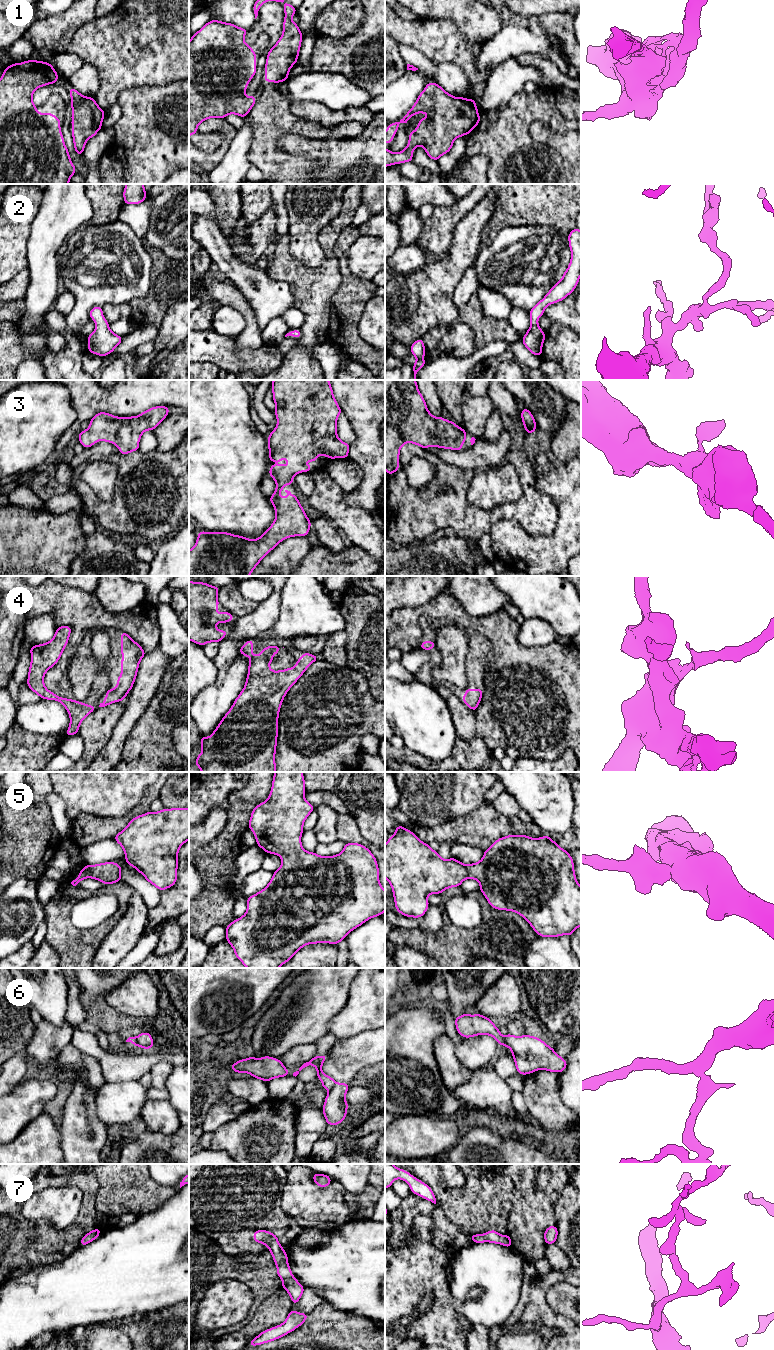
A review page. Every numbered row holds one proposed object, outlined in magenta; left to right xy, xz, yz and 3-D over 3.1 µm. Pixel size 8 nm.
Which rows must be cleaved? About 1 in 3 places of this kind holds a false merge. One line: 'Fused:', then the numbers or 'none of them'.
Fused: 6

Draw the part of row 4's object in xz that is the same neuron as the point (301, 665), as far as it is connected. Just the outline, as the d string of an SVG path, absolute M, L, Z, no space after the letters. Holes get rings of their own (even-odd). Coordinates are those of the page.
M275 644L272 647L266 646L259 655L249 659L245 687L211 736L201 736L200 745L202 746L202 753L200 755L197 754L194 764L201 769L201 772L276 772L275 753L281 704L289 689L298 681L306 669L319 659L319 656L303 653L293 668L272 671L269 664L274 660L273 655L279 653L281 649Z

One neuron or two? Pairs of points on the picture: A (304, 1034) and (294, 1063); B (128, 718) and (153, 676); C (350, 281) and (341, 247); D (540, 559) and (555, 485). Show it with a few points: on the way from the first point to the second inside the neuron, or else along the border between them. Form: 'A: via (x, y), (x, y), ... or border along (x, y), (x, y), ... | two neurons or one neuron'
A: border along (314, 1043), (295, 1045), (280, 1058) | two neurons
B: via (134, 708), (145, 686) | one neuron
C: via (346, 273), (342, 255) | one neuron
D: via (558, 541), (566, 533), (566, 503) | one neuron

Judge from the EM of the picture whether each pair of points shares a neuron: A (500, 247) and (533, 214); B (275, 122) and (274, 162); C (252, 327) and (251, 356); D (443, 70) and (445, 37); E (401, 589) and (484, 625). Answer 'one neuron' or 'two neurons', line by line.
A: two neurons
B: one neuron
C: two neurons
D: two neurons
E: two neurons

